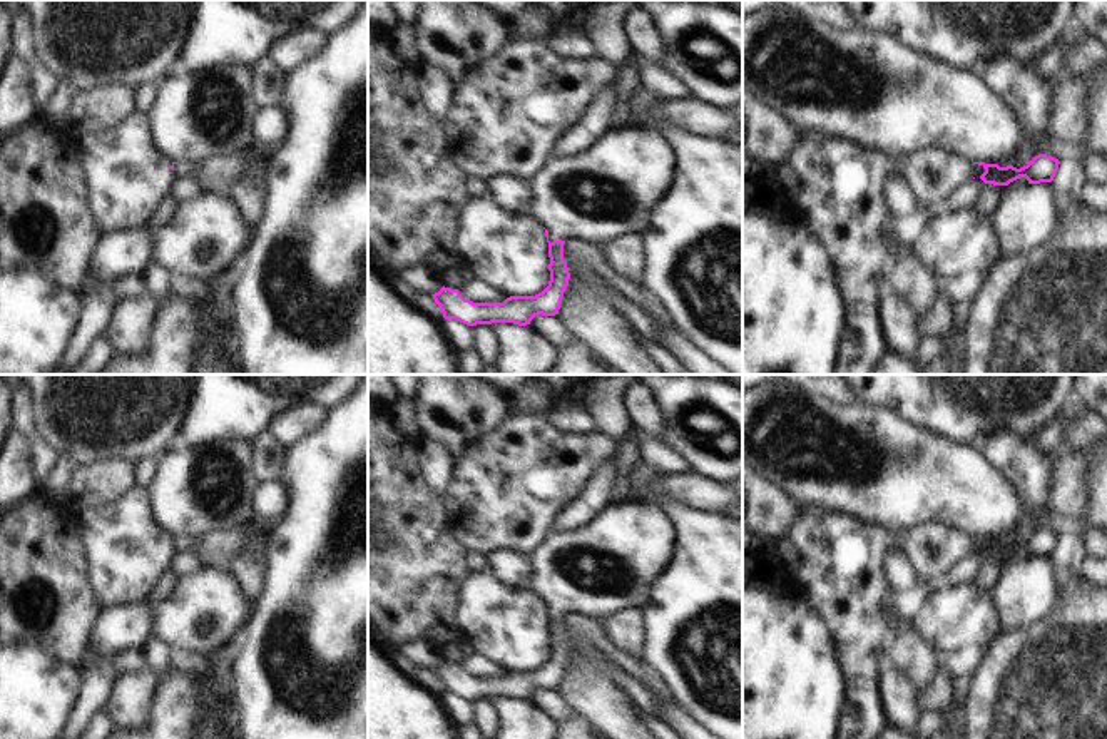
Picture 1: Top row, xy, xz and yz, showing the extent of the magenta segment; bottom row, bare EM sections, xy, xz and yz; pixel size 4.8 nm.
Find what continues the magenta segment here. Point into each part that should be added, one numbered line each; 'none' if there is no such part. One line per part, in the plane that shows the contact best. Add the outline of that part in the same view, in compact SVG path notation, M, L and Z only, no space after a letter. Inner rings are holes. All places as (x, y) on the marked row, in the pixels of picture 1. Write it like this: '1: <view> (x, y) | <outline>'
1: xz (606, 191) | M642 125L609 129L584 152L552 155L528 179L532 201L525 211L548 231L550 242L575 237L604 244L617 236L642 234L650 209L666 194L674 174L676 154L657 130Z

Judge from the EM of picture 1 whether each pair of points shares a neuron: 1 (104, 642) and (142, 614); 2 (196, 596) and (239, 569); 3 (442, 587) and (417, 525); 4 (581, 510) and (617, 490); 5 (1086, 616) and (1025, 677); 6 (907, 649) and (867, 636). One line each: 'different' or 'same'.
1: same
2: different
3: same
4: different
5: same
6: different

